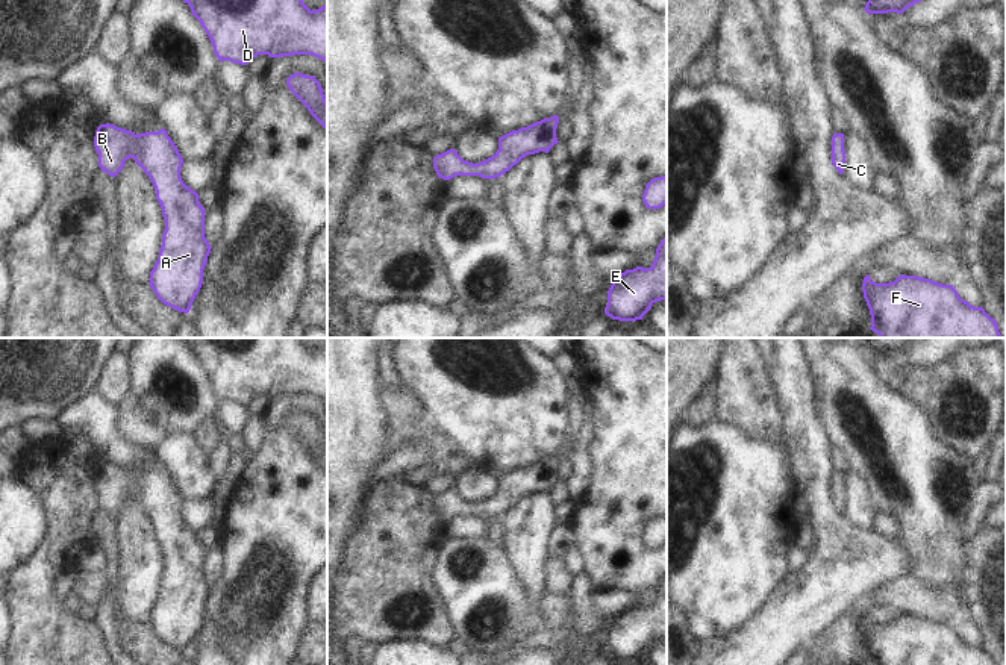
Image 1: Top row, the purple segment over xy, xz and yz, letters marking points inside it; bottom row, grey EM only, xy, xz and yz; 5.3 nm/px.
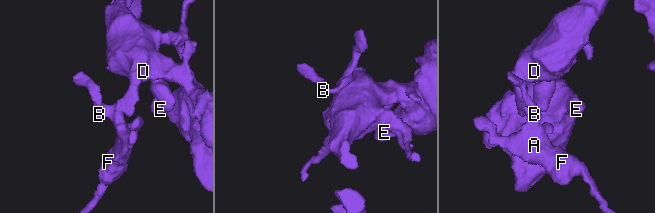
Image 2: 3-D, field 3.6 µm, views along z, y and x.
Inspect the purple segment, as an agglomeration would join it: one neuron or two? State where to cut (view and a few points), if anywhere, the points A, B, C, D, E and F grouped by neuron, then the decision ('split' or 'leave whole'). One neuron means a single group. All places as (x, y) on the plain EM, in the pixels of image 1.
no cut; A B C D E F; leave whole

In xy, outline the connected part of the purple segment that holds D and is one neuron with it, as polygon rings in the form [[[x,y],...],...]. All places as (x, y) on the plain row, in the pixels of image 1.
[[[180,338],[200,361],[218,400],[247,404],[258,394],[312,394],[327,400],[327,344],[311,350],[301,338]]]

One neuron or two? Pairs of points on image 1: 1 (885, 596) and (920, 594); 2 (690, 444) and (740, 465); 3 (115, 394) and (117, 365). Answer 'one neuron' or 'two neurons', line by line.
1: one neuron
2: one neuron
3: one neuron

